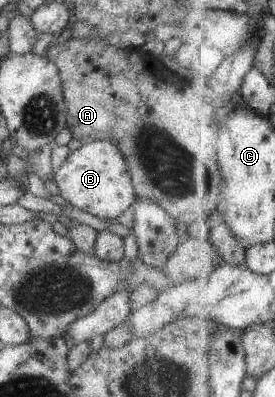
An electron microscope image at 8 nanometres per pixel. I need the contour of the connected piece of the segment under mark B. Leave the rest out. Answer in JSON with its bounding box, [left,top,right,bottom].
[53,141,135,220]

